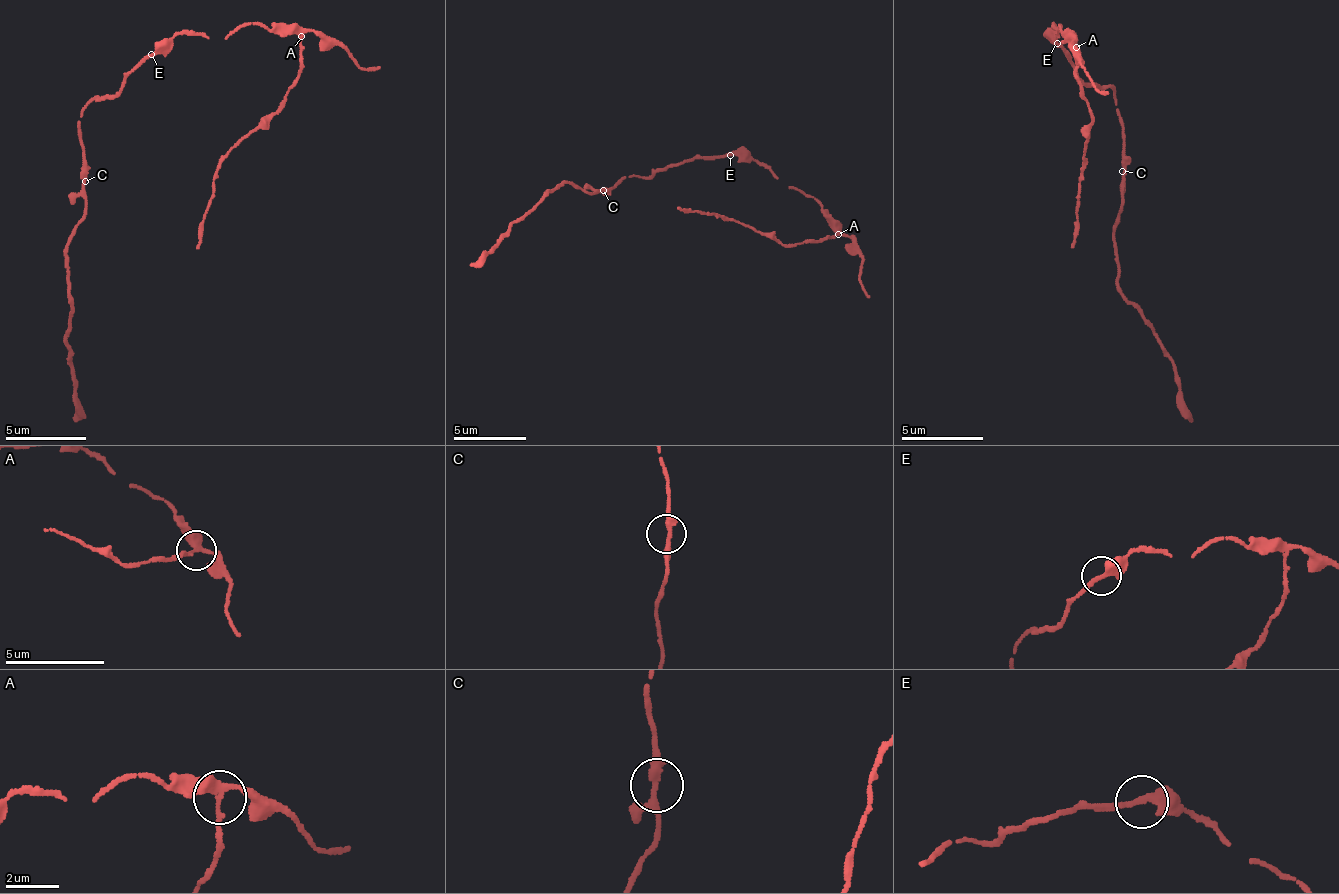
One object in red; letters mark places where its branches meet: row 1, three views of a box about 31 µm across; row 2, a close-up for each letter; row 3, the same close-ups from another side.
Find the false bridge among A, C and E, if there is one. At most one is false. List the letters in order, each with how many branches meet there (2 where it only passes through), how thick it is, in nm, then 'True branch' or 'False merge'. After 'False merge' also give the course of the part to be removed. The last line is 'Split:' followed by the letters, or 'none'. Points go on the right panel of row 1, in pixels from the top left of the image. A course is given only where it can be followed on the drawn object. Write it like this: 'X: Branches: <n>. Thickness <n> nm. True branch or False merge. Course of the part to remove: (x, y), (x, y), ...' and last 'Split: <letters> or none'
A: Branches: 3. Thickness 240 nm. False merge. Course of the part to remove: (1077, 46), (1077, 82), (1094, 124), (1081, 165), (1071, 246)
C: Branches: 3. Thickness 240 nm. True branch
E: Branches: 2. Thickness 240 nm. True branch
Split: A

